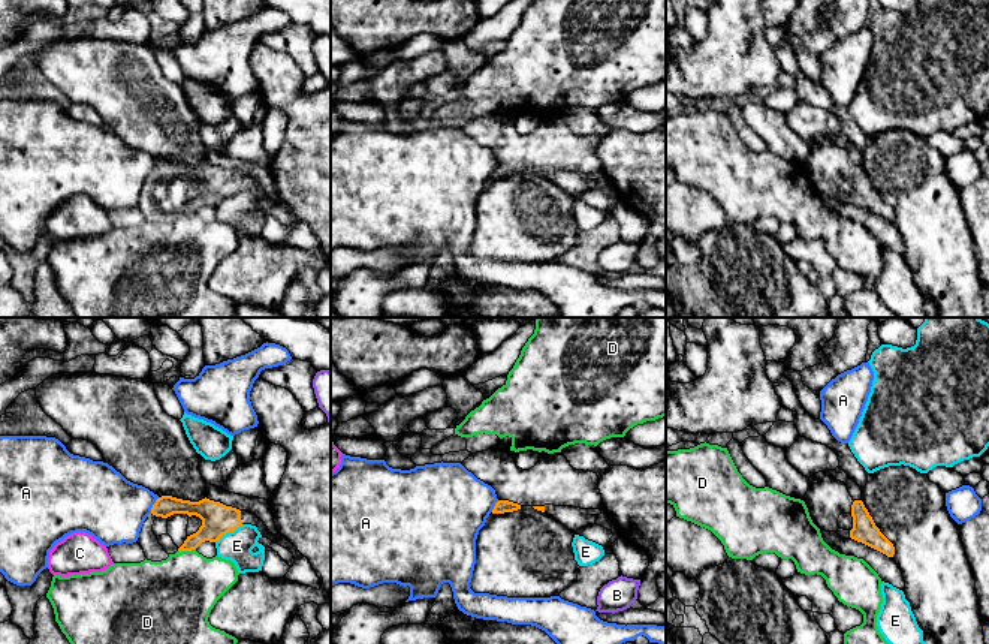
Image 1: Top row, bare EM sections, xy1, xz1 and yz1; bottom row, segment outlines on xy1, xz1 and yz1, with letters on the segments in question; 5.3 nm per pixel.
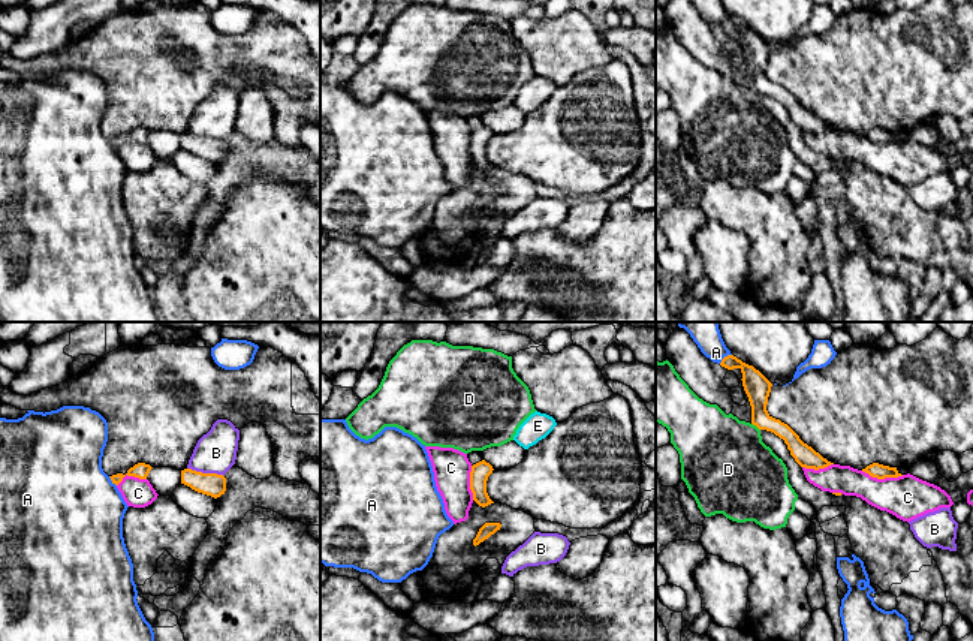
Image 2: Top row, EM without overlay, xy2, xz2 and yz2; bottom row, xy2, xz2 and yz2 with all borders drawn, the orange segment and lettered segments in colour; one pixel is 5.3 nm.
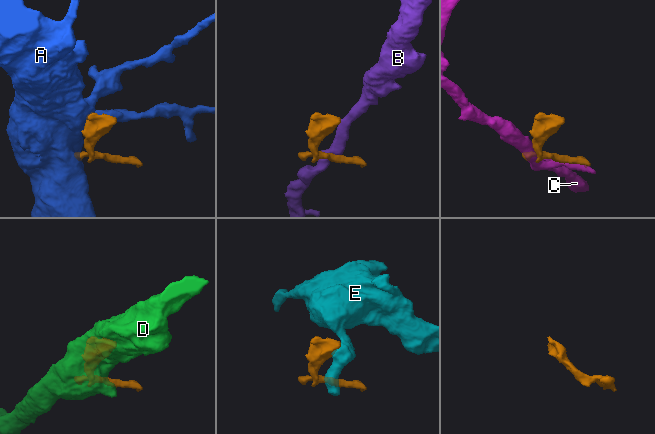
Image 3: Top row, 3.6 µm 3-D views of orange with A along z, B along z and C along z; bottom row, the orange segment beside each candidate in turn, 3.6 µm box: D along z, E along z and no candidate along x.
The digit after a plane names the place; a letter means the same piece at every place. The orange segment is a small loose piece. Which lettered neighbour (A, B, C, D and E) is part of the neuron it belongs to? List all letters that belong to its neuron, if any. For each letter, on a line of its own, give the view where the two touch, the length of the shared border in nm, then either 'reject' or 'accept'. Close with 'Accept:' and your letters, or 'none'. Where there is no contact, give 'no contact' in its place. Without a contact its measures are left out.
A: meets orange in xy1; contact 100 nm long; reject
B: meets orange in xy2; contact 200 nm long; reject
C: meets orange in yz2; contact 240 nm long; reject
D: meets orange in xy1; contact 100 nm long; reject
E: meets orange in xy1; contact 180 nm long; reject
Accept: none

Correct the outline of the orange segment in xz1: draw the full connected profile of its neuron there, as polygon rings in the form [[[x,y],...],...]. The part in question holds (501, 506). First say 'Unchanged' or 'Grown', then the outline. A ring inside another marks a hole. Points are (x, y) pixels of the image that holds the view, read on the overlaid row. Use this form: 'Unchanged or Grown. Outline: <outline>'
Grown. Outline: [[[500,449],[476,452],[461,464],[477,479],[495,490],[498,502],[495,503],[492,514],[513,512],[522,506],[533,506],[534,509],[545,512],[546,505],[603,509],[597,473],[573,469],[561,452],[542,455],[530,470],[519,469],[513,455]]]

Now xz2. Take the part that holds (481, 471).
Unchanged. Outline: [[[485,460],[472,466],[470,490],[473,493],[473,500],[482,508],[494,503],[486,493],[486,481],[492,470],[492,466]]]

